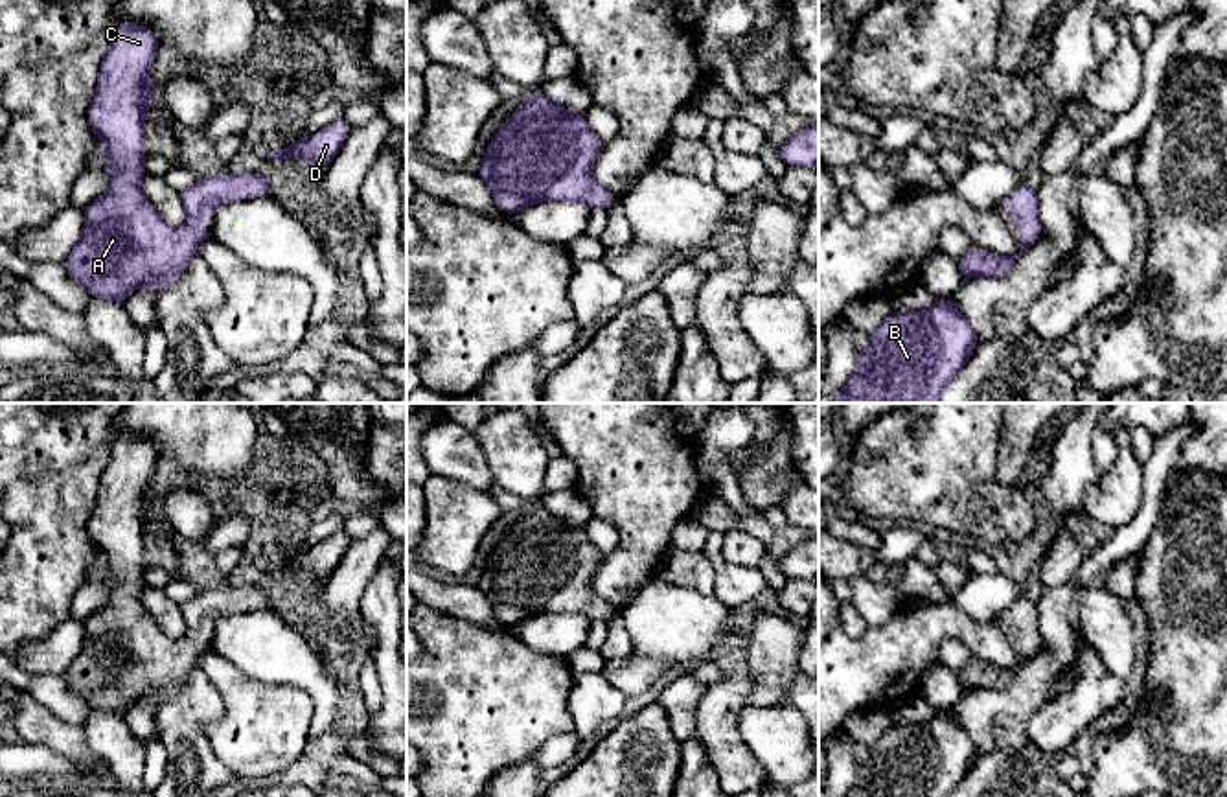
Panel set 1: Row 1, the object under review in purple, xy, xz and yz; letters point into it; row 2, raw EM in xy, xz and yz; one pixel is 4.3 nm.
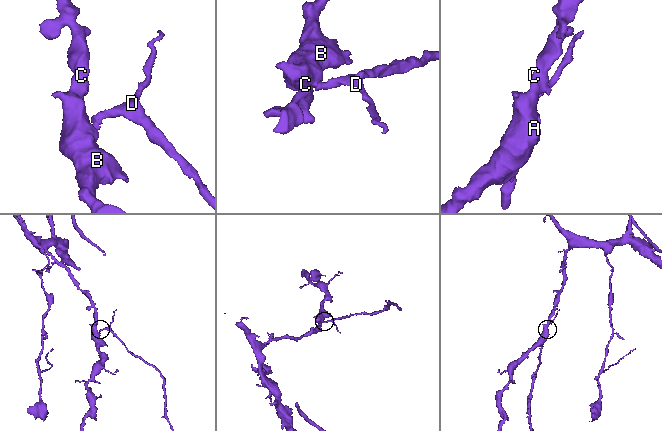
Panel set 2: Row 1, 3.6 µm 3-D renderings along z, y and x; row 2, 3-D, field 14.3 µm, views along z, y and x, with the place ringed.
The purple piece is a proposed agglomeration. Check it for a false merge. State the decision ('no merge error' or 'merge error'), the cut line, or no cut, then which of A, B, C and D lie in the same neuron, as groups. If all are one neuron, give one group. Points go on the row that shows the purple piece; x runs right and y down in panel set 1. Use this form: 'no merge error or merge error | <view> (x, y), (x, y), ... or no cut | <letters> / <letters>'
no merge error | no cut | A B C D

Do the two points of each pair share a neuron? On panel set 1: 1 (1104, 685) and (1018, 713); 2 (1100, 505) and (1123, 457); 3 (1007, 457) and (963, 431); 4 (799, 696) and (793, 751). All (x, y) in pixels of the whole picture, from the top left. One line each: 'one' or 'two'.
1: two
2: one
3: two
4: two

